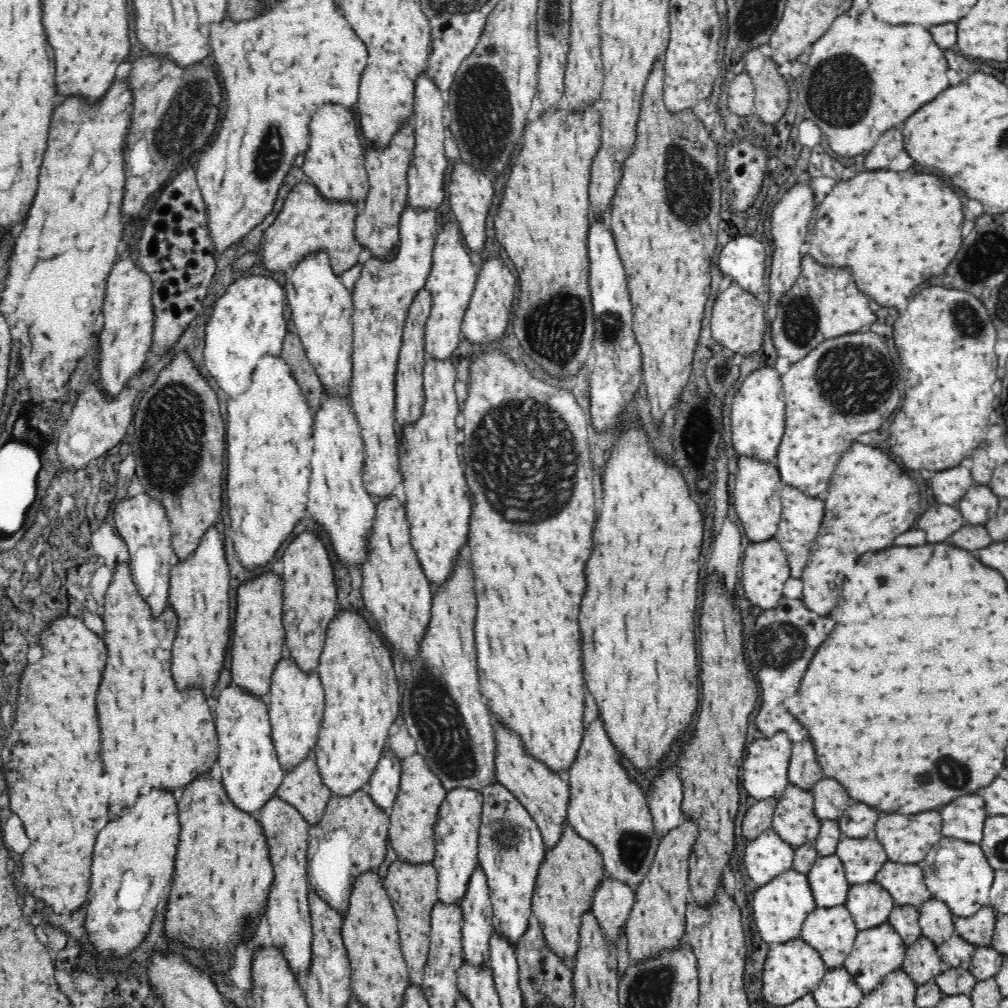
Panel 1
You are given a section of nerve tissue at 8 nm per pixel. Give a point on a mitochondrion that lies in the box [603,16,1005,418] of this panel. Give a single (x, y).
(839, 88)

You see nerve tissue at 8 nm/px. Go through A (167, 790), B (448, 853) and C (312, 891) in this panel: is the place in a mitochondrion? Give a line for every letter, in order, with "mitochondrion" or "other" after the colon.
A: other
B: other
C: other

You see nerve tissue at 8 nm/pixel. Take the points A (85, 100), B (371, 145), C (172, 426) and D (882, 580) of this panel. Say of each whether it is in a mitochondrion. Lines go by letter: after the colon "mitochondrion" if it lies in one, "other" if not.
A: other
B: other
C: mitochondrion
D: mitochondrion

